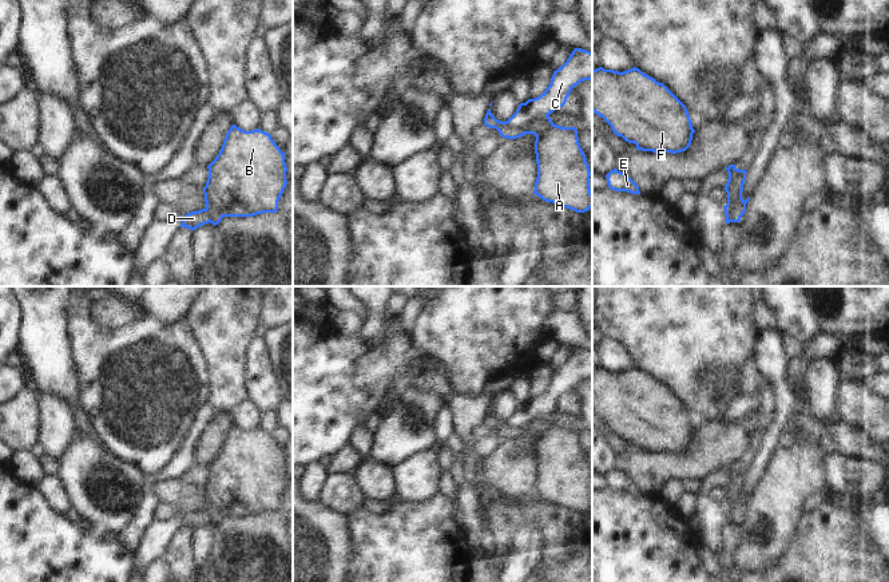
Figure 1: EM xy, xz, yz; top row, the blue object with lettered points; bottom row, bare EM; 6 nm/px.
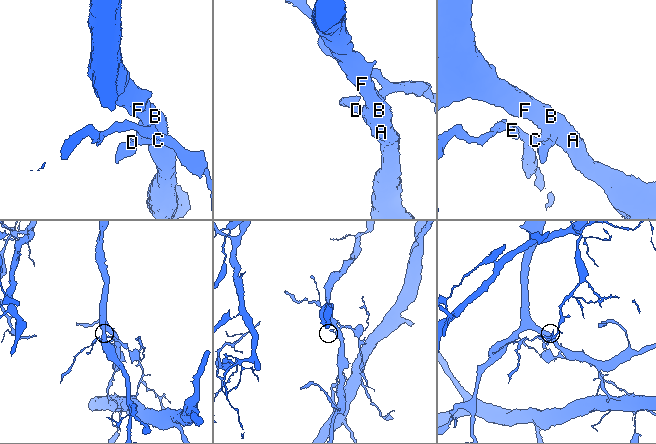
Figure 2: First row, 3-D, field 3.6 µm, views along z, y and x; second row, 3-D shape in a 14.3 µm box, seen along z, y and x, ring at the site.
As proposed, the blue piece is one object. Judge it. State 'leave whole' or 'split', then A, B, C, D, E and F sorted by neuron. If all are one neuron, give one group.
split | A B D F / C E

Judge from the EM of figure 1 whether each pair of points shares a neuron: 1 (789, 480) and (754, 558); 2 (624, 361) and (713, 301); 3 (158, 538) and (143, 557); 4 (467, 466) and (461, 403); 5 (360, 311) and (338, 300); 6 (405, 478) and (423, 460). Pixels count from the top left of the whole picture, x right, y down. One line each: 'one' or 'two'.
1: one
2: two
3: one
4: one
5: one
6: one

